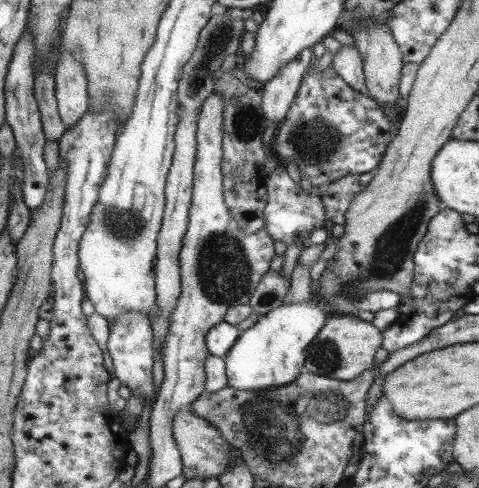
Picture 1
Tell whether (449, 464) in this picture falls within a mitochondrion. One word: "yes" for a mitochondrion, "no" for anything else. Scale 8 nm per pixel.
no

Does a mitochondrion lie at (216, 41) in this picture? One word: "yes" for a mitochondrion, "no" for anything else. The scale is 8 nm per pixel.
yes

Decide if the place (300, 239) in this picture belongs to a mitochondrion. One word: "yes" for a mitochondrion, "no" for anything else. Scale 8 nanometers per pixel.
no

